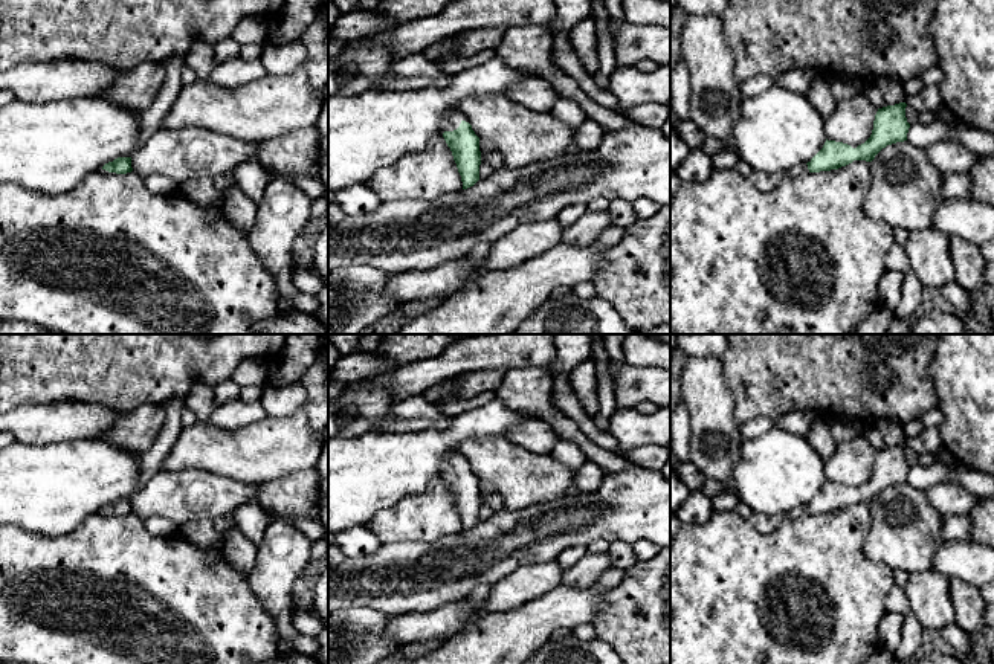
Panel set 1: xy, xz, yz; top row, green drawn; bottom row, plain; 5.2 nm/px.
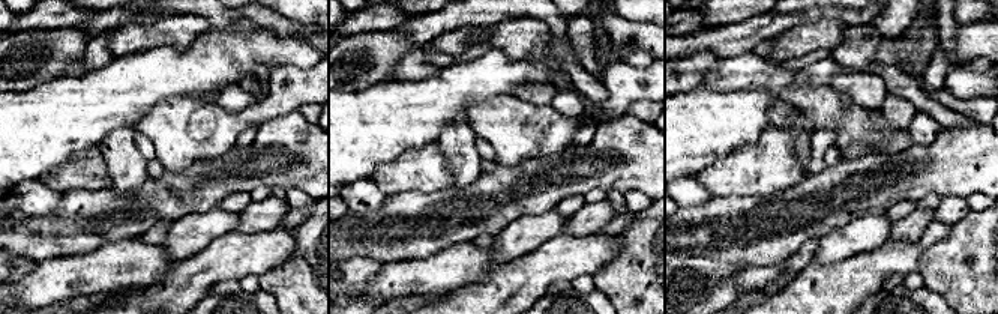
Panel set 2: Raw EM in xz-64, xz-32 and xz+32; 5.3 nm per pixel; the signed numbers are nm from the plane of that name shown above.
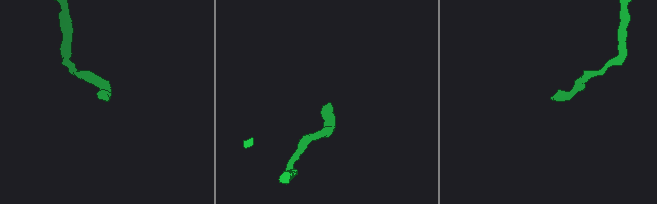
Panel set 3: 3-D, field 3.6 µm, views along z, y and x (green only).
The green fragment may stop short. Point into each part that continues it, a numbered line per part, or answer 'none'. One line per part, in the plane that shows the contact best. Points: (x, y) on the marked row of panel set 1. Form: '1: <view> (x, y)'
1: xz (452, 121)

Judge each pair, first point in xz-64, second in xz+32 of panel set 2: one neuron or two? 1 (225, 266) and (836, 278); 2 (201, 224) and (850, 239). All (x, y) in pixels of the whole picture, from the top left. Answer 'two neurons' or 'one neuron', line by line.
1: one neuron
2: one neuron

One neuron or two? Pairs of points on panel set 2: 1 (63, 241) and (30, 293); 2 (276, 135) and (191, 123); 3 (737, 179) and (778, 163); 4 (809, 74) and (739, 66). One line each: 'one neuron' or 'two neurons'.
1: two neurons
2: two neurons
3: one neuron
4: two neurons

